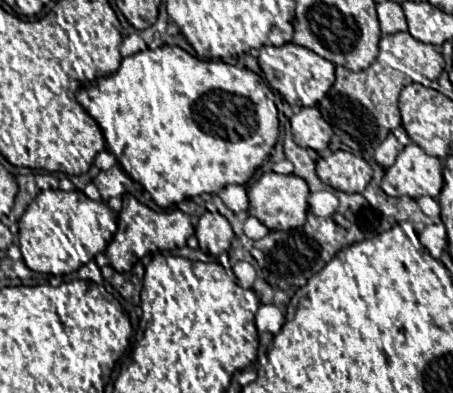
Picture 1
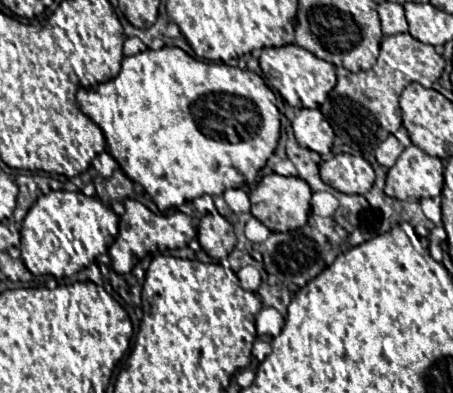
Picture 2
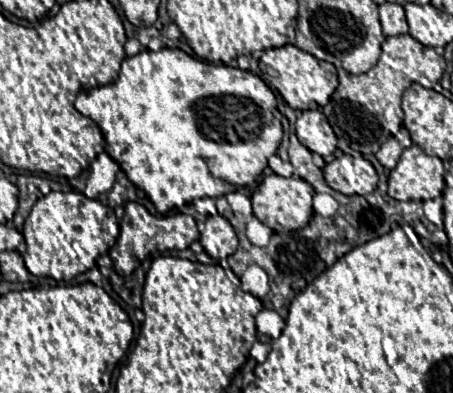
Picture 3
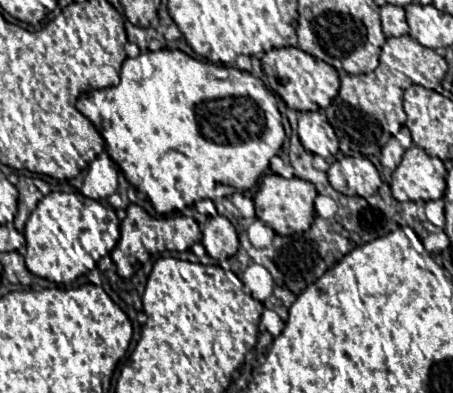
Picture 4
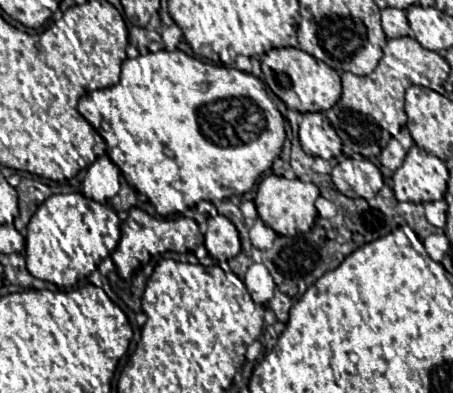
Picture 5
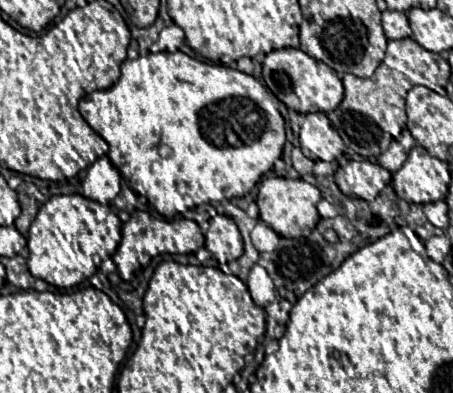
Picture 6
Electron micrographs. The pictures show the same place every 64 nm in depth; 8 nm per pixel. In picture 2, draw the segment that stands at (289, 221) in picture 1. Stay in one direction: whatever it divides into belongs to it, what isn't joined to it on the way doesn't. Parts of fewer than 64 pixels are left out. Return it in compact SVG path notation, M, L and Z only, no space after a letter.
M280 174L264 176L258 182L258 186L250 192L252 214L272 232L288 232L302 228L310 214L310 198L312 190L304 180L300 180L298 176L280 176Z

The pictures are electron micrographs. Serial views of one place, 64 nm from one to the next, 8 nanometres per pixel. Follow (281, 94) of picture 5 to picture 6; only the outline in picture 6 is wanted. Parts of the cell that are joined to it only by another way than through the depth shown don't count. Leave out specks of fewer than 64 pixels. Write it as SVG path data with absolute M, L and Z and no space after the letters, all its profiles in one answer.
M282 48L282 50L272 50L266 54L266 60L262 64L262 78L264 84L272 90L272 94L284 102L288 108L296 112L332 112L344 98L344 86L338 74L326 66L324 62L314 60L306 52L298 48Z

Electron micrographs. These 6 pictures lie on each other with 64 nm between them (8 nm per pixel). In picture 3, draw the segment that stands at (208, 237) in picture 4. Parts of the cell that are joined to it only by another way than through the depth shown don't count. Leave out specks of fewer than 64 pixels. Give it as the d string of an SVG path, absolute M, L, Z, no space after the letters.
M216 214L206 220L206 228L200 234L200 244L204 246L210 257L218 261L236 252L238 238L232 224L224 216Z

